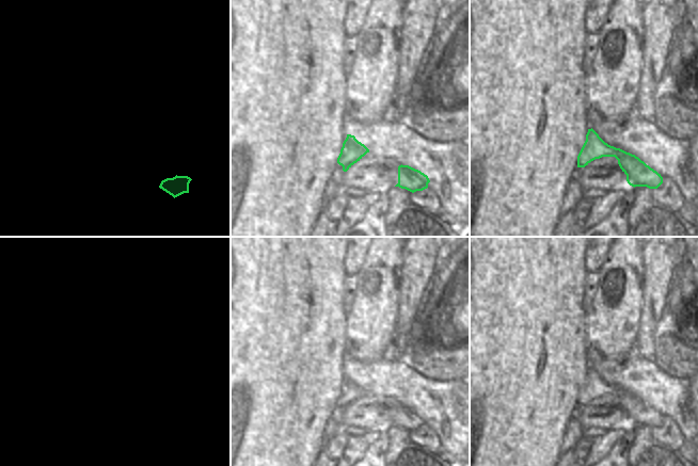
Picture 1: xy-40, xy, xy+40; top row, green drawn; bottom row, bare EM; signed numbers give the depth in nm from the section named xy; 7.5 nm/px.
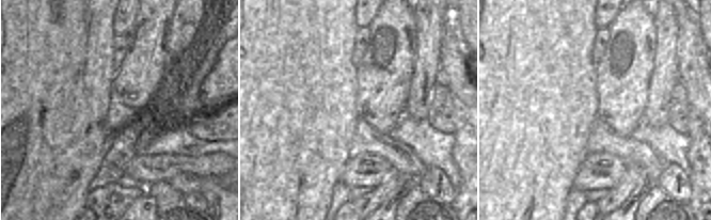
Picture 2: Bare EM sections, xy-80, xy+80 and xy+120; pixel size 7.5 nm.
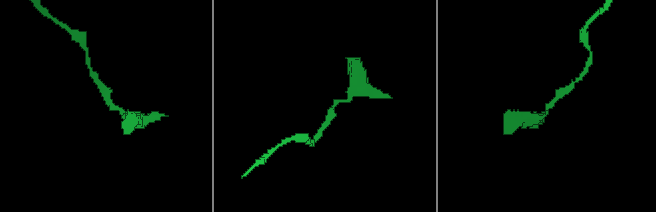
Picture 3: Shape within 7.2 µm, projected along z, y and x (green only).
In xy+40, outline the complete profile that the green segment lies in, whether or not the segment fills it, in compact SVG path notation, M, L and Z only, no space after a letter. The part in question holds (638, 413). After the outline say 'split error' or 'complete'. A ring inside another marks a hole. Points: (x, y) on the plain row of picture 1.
M592 367L588 368L586 380L577 395L577 406L585 406L591 400L600 398L602 396L615 396L618 399L620 407L626 414L628 422L634 427L647 425L649 428L657 428L663 422L663 416L661 415L661 413L647 404L638 396L620 387L608 384L599 375L599 373Z | complete

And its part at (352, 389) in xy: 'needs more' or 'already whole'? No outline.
already whole

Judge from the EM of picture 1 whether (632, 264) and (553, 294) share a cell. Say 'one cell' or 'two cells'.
two cells

